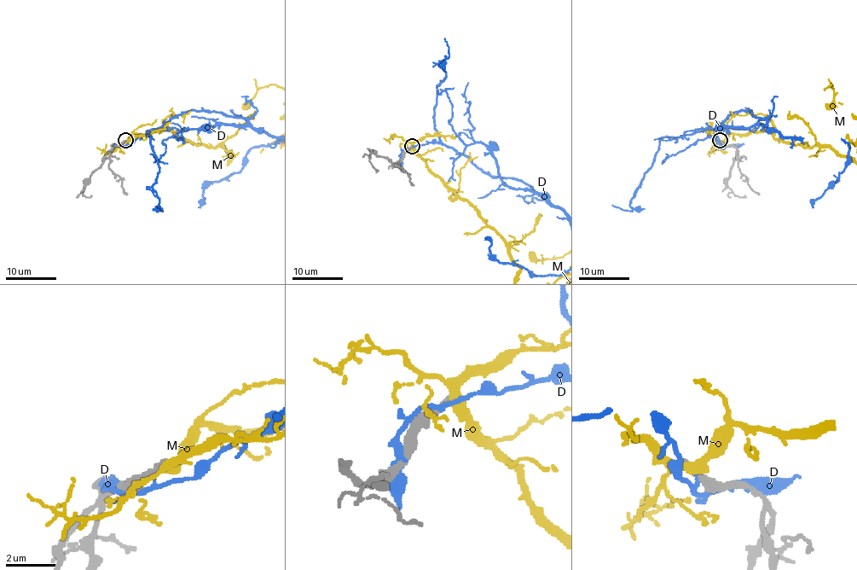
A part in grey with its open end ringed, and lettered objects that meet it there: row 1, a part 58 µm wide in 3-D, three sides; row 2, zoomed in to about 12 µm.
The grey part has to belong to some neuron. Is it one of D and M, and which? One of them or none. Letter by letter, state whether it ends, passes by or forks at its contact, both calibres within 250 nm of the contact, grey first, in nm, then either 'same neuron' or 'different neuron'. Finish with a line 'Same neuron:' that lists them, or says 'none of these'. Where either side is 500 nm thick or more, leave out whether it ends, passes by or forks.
D: it passes by; 420 nm thick on the grey side, 150 nm on the other; different neuron
M: it forks there; 300 nm thick on the grey side, 360 nm on the other; different neuron
Same neuron: none of these

